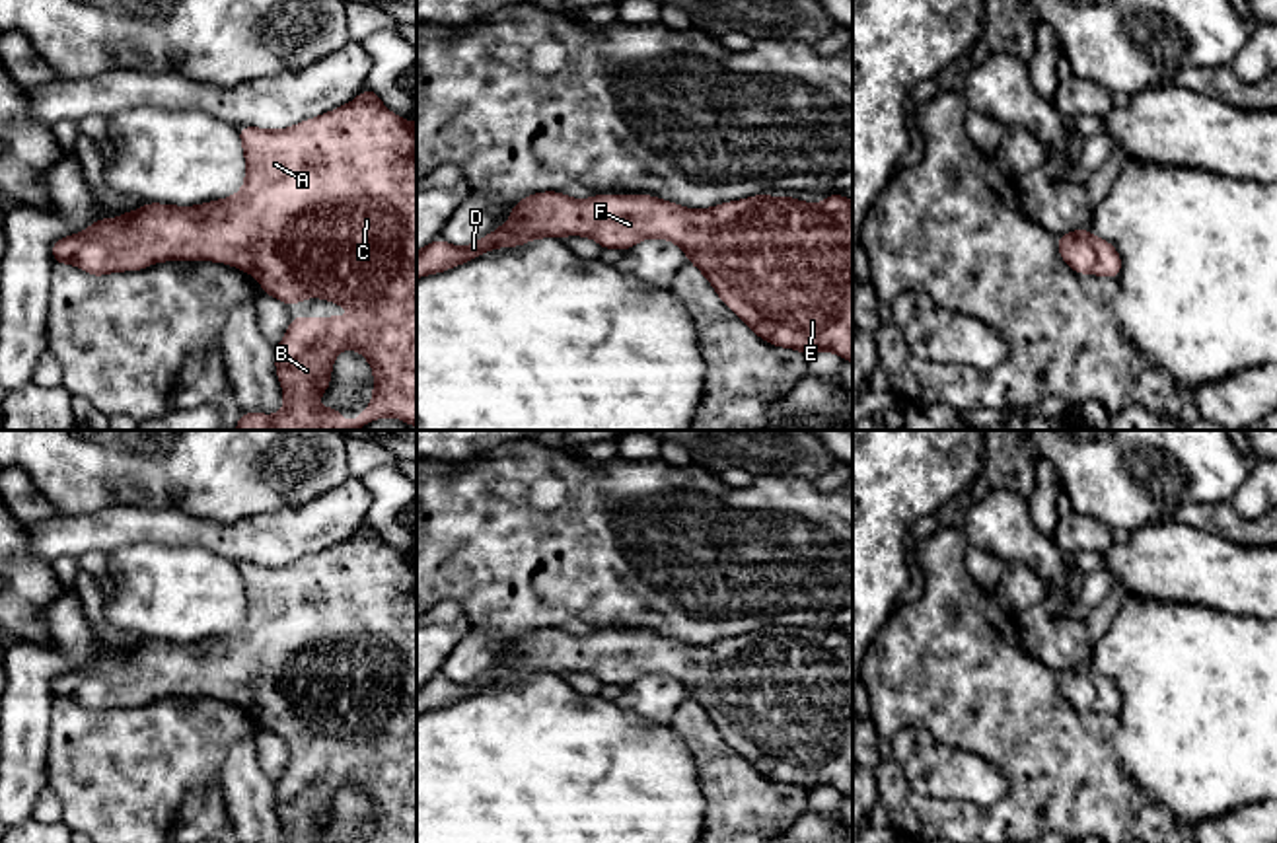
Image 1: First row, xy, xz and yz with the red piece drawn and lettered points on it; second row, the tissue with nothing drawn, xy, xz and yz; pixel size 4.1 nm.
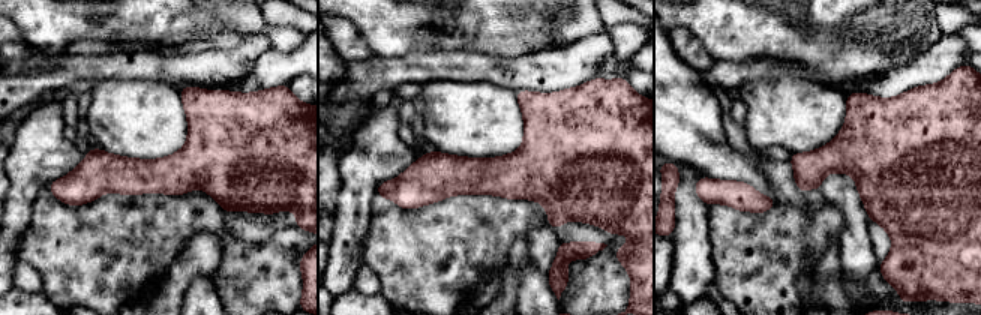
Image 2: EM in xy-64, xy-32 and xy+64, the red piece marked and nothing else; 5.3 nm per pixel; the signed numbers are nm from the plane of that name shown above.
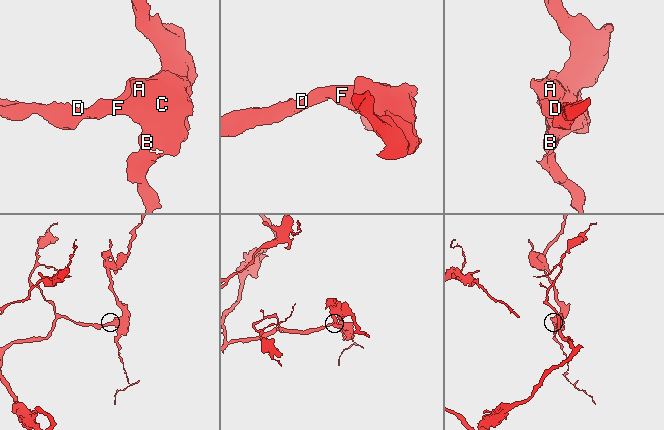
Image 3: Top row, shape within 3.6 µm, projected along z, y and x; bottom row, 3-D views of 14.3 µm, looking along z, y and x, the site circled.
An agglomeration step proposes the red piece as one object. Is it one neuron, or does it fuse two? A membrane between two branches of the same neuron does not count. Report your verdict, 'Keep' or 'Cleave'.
Keep

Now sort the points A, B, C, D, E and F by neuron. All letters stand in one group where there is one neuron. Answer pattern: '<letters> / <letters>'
A B C D E F

